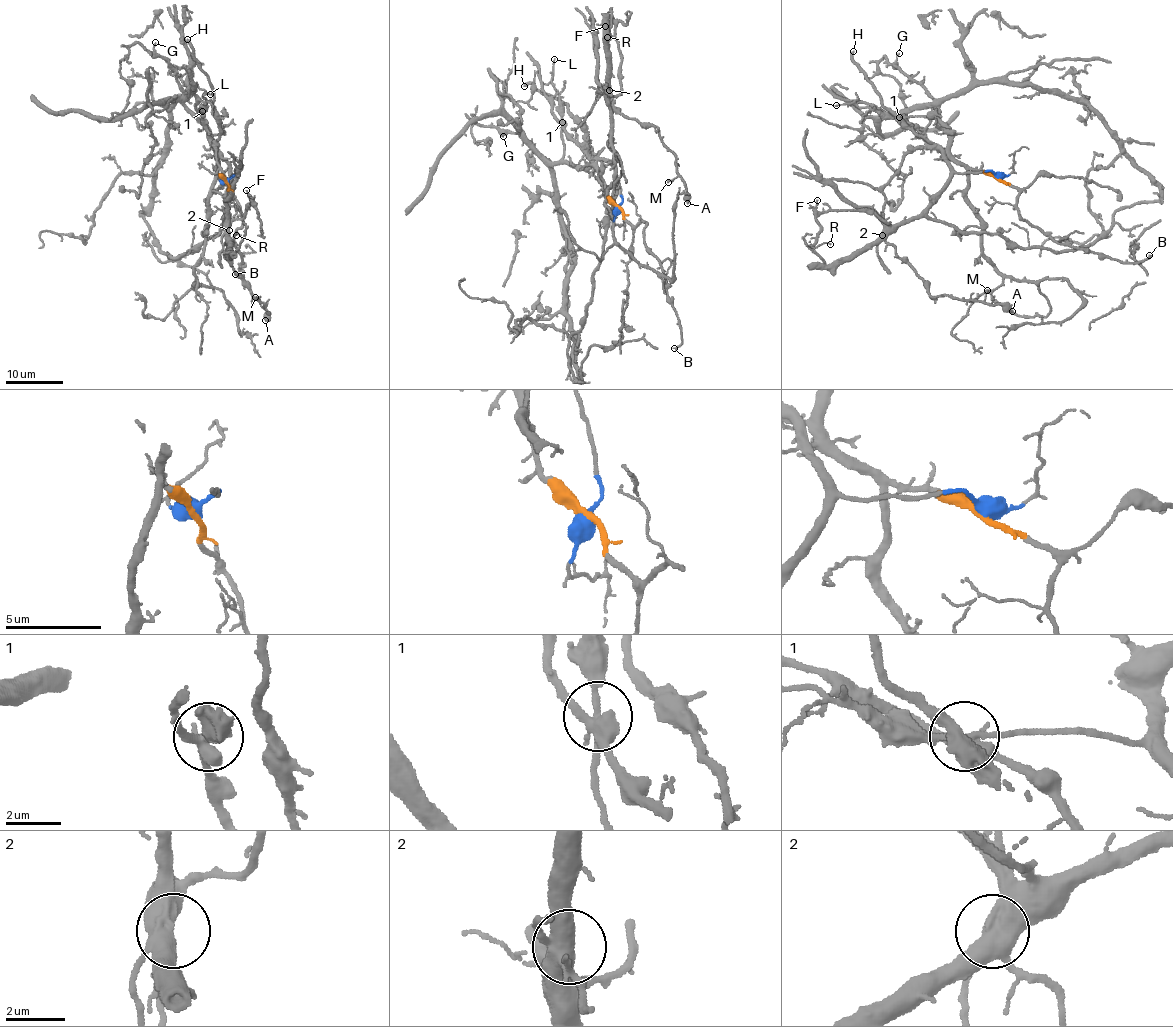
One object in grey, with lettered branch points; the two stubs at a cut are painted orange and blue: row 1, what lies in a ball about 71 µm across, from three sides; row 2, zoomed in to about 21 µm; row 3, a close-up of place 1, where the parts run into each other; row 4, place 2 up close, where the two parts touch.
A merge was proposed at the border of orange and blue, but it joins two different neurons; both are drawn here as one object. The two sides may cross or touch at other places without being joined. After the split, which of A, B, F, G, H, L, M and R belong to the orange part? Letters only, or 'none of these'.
B, G, L

